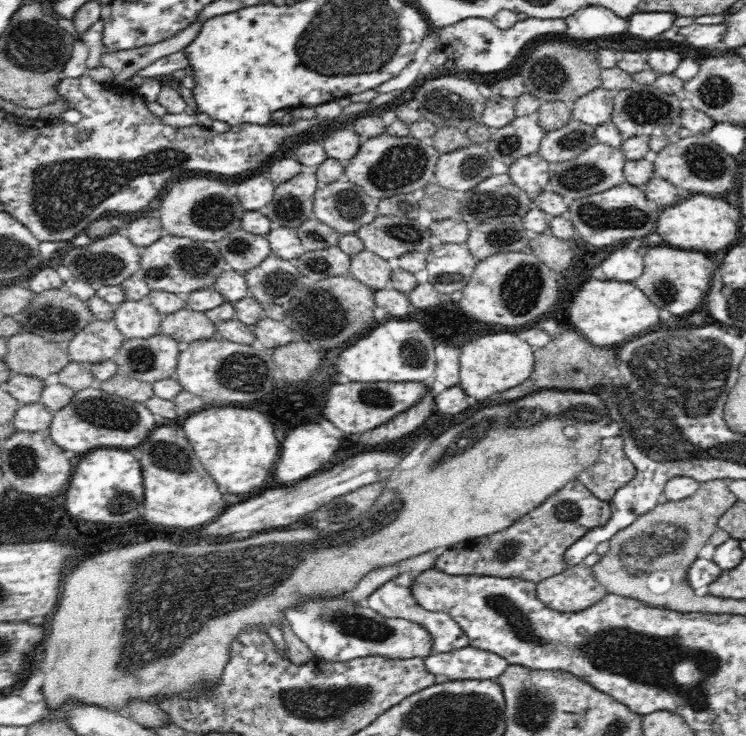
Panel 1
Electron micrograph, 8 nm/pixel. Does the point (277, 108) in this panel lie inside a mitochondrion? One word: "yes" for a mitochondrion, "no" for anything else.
no

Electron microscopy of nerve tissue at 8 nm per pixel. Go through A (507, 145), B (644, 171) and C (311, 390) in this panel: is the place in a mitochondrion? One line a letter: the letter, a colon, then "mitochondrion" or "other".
A: mitochondrion
B: other
C: other

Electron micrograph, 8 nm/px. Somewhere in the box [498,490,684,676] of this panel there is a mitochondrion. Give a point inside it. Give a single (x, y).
(566, 511)

